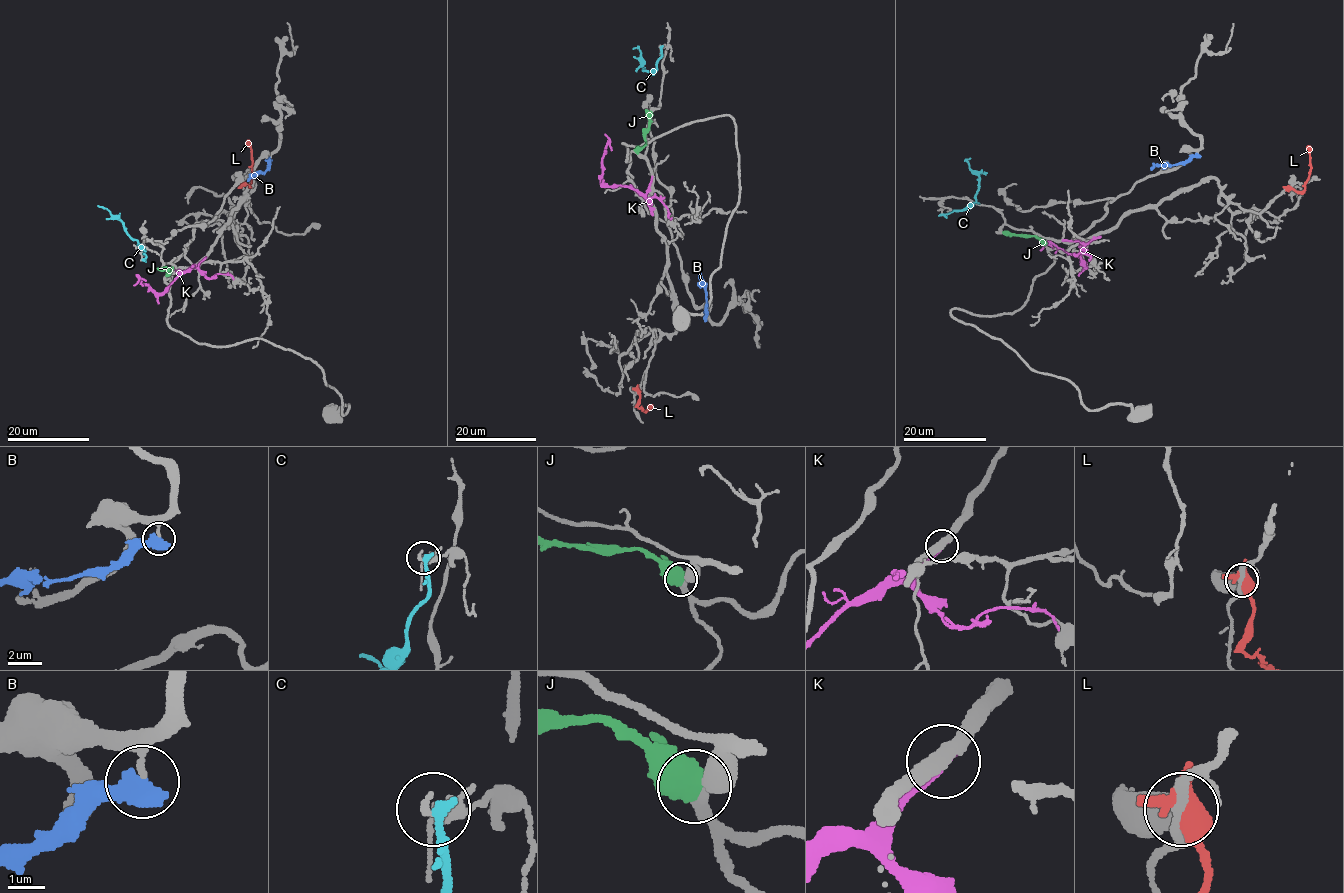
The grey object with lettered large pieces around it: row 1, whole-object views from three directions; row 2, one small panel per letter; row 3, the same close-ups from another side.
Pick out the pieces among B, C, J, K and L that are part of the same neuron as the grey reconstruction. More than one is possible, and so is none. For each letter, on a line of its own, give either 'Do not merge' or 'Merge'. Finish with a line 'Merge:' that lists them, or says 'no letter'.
B: Do not merge
C: Do not merge
J: Do not merge
K: Do not merge
L: Do not merge
Merge: no letter

